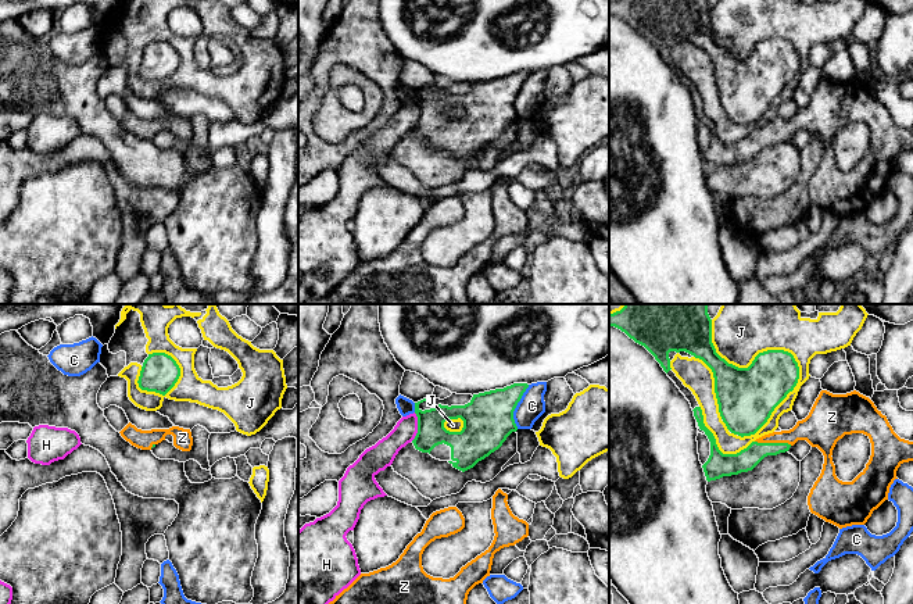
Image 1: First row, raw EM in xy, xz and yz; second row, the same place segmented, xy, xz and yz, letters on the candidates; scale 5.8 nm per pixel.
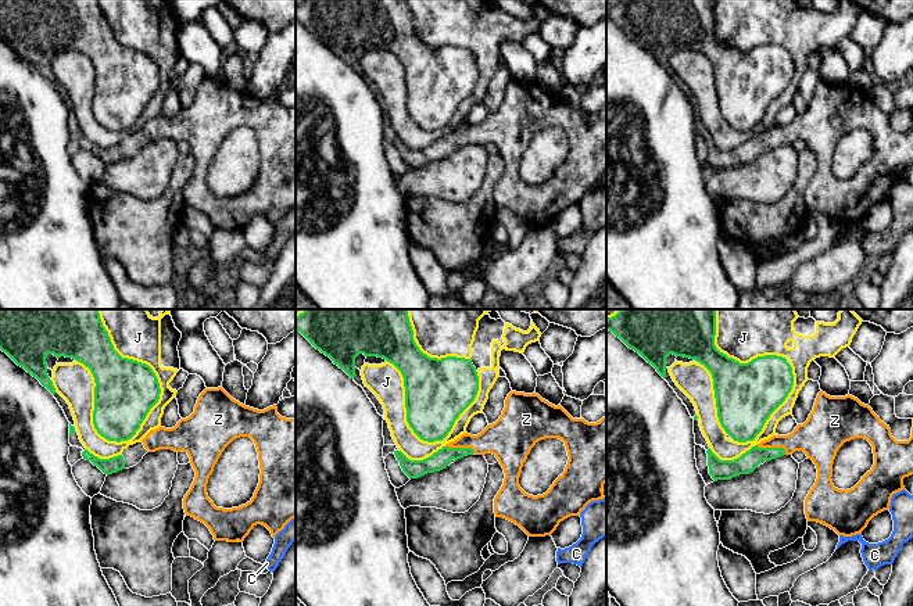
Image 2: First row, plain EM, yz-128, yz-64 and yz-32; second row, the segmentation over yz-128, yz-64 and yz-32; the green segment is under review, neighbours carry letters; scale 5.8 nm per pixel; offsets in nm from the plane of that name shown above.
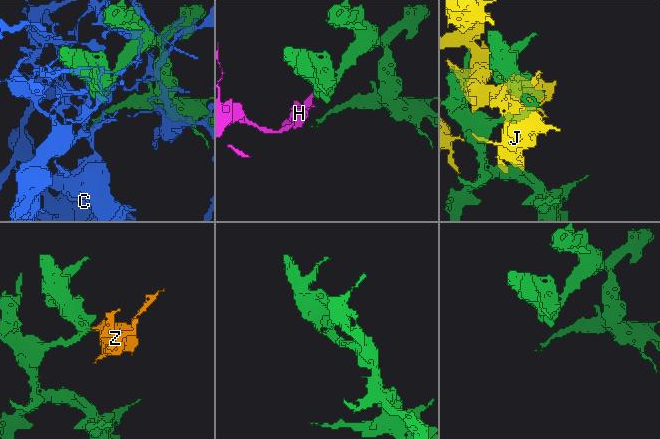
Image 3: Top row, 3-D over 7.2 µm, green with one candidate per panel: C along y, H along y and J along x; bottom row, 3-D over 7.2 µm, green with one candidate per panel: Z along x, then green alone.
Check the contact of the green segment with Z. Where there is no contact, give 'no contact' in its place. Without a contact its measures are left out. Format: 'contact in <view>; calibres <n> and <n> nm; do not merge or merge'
contact in yz; calibres 120 and 160 nm; merge

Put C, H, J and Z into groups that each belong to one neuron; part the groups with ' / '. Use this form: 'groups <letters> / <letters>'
groups C / H / J / Z

